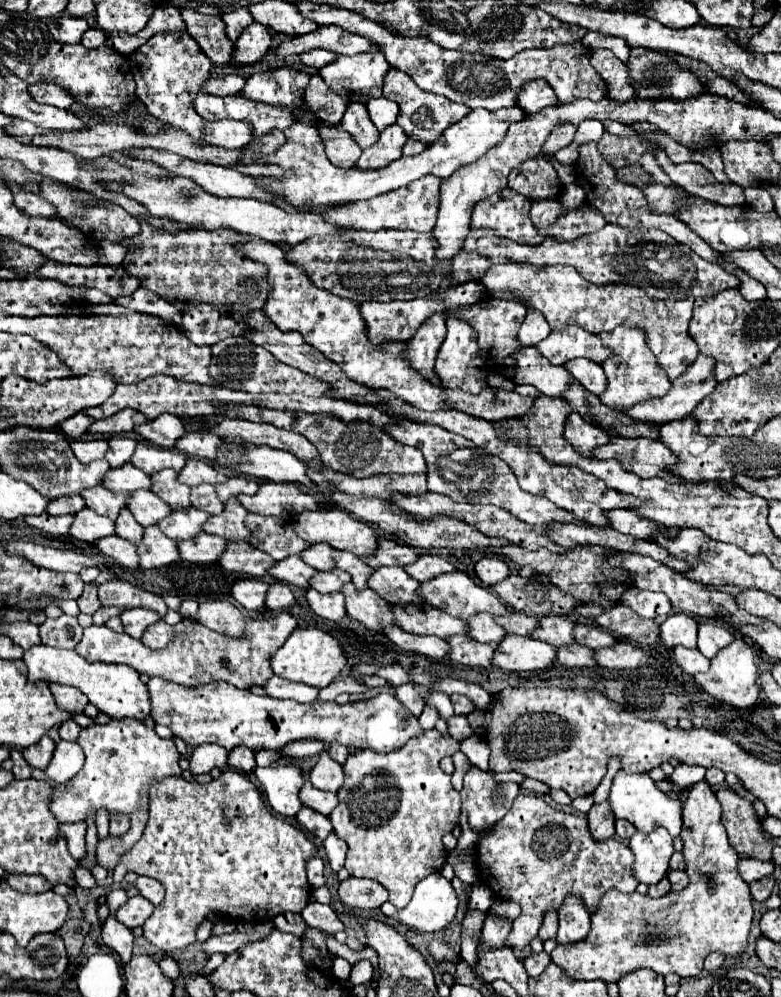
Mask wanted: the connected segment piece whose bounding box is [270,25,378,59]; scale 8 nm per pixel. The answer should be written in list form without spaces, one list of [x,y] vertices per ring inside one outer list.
[[[326,25],[320,27],[314,33],[306,33],[294,39],[284,41],[280,47],[272,49],[270,53],[276,57],[286,57],[286,55],[300,55],[306,53],[310,49],[330,49],[338,55],[356,55],[356,53],[370,53],[370,51],[378,51],[378,47],[374,43],[370,43],[368,39],[354,35],[350,31],[342,31],[342,27],[334,27],[334,25]]]

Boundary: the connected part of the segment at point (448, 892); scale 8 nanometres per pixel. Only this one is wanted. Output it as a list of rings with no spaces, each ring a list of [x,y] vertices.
[[[434,873],[434,875],[428,875],[426,879],[418,881],[416,889],[414,889],[414,895],[412,895],[412,901],[404,907],[404,909],[398,909],[394,907],[390,901],[386,901],[380,909],[386,917],[392,917],[396,919],[398,923],[410,927],[410,929],[416,929],[416,931],[442,931],[456,915],[456,907],[458,907],[458,899],[456,899],[456,893],[450,885],[448,879],[444,879],[440,873]]]

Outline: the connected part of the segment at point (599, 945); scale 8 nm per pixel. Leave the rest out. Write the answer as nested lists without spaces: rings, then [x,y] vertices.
[[[706,781],[696,783],[690,793],[688,801],[682,807],[682,833],[680,839],[684,843],[684,859],[686,859],[686,875],[690,879],[688,887],[682,891],[670,891],[666,897],[652,899],[640,893],[620,893],[616,889],[608,891],[598,911],[592,915],[592,929],[588,937],[574,945],[556,945],[550,953],[552,961],[566,969],[568,975],[574,979],[602,979],[602,981],[618,981],[622,975],[648,967],[658,975],[676,973],[680,977],[696,977],[702,973],[702,965],[706,955],[720,951],[726,957],[738,957],[744,953],[748,945],[748,933],[752,925],[752,897],[748,885],[738,875],[738,853],[728,841],[726,829],[720,821],[720,803]]]

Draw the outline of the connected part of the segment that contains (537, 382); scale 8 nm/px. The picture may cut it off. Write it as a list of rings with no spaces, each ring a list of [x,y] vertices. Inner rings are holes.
[[[484,299],[470,307],[464,307],[460,311],[460,315],[476,329],[480,353],[494,373],[502,373],[504,377],[508,377],[514,383],[534,385],[542,395],[564,399],[566,387],[570,387],[570,383],[572,383],[572,375],[564,367],[550,365],[548,359],[542,357],[534,347],[518,349],[518,345],[516,345],[516,331],[520,329],[520,325],[526,317],[526,307],[522,303],[504,301],[504,299]]]

